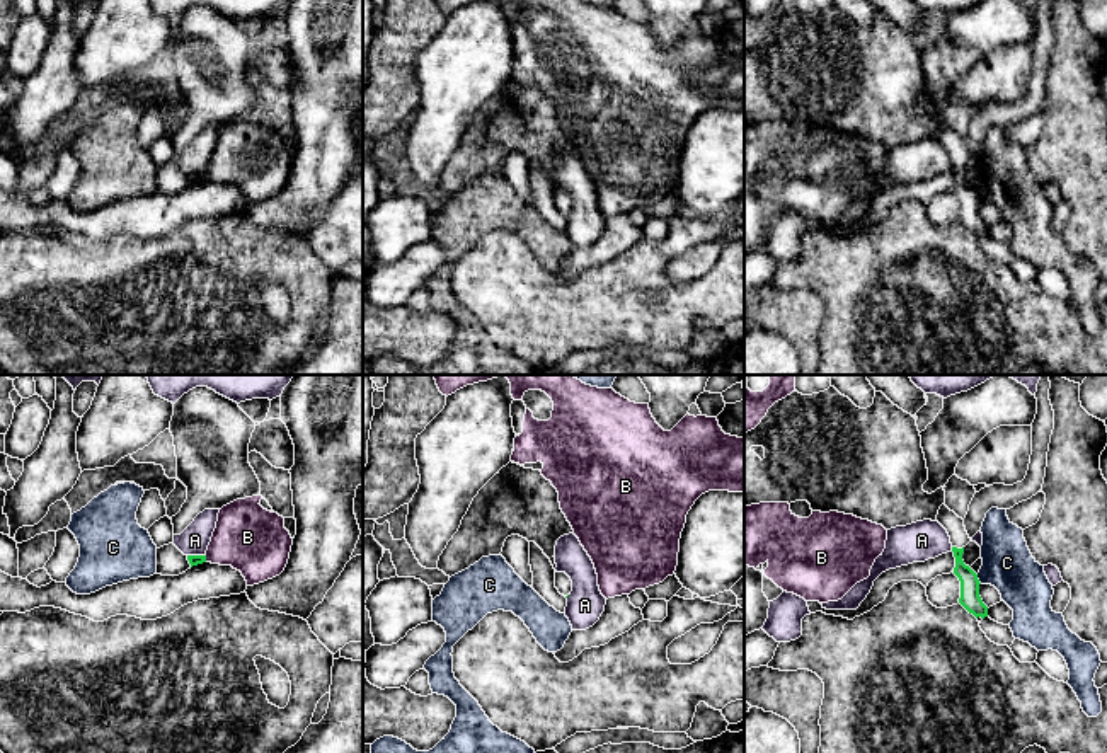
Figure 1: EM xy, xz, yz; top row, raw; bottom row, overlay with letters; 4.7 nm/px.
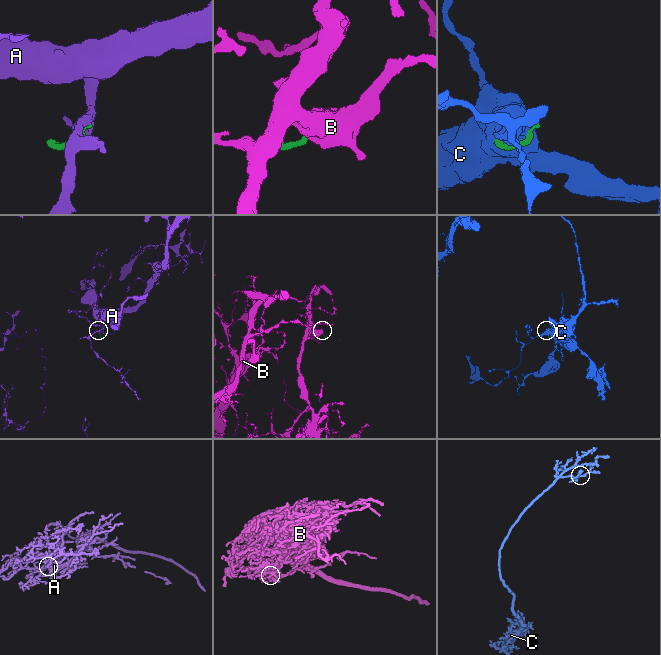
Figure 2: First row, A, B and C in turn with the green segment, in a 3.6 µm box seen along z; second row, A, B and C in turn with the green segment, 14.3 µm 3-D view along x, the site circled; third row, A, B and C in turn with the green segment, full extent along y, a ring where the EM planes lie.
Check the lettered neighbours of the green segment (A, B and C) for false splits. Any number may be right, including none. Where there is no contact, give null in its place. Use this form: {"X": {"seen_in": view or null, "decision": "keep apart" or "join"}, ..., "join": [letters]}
{"A": {"seen_in": "xy", "decision": "keep apart"}, "B": {"seen_in": "xy", "decision": "keep apart"}, "C": {"seen_in": "yz", "decision": "keep apart"}, "join": []}

